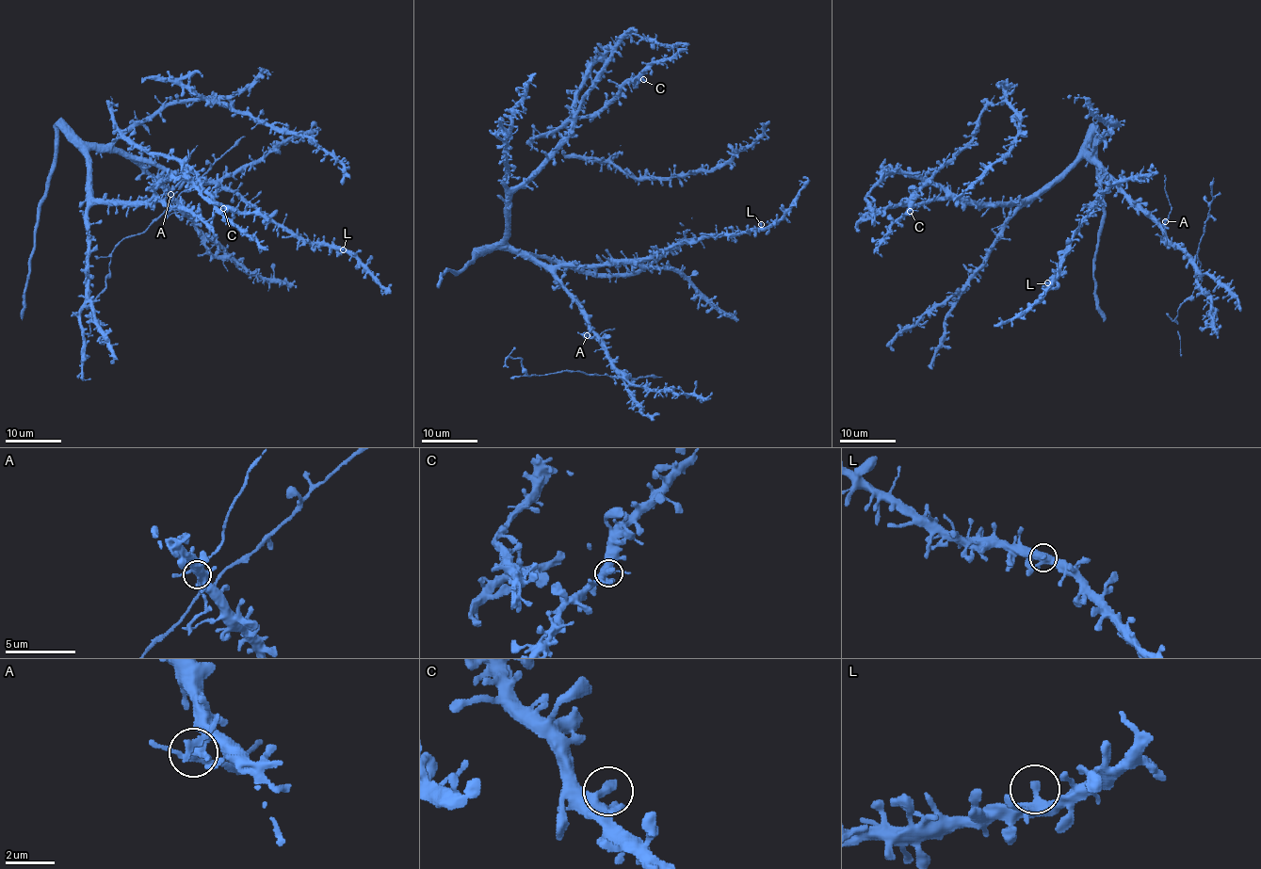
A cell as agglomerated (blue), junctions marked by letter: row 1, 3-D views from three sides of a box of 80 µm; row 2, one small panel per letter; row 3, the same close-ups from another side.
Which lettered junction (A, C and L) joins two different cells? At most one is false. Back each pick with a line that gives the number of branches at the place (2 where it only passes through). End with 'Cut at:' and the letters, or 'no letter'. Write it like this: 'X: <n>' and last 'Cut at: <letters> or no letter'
A: 4
Cut at: A

